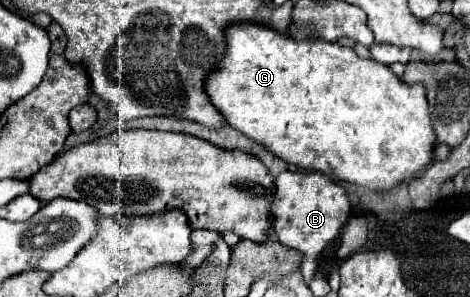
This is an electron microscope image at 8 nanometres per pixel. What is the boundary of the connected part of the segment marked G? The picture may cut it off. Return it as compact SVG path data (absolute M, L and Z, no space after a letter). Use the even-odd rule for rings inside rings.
M234 22L228 28L226 60L224 60L224 64L220 64L218 72L214 72L212 76L206 78L206 90L208 90L208 96L212 98L212 104L216 104L216 108L228 120L228 126L232 126L232 128L240 130L244 136L264 144L270 152L274 152L284 162L296 164L296 166L306 168L306 170L318 170L322 174L336 176L338 180L352 182L352 184L364 186L364 188L374 190L374 192L388 192L388 190L396 188L398 184L404 184L408 178L412 178L412 174L424 172L434 160L436 134L432 132L432 120L428 116L428 100L426 100L424 86L422 84L414 84L414 86L404 84L388 66L384 66L380 62L364 60L364 58L356 56L356 52L352 48L344 48L338 44L322 42L322 40L316 40L312 44L310 42L296 42L294 38L286 38L284 34L278 34L276 30L270 30L270 28L254 24L254 22L246 22L246 24Z

